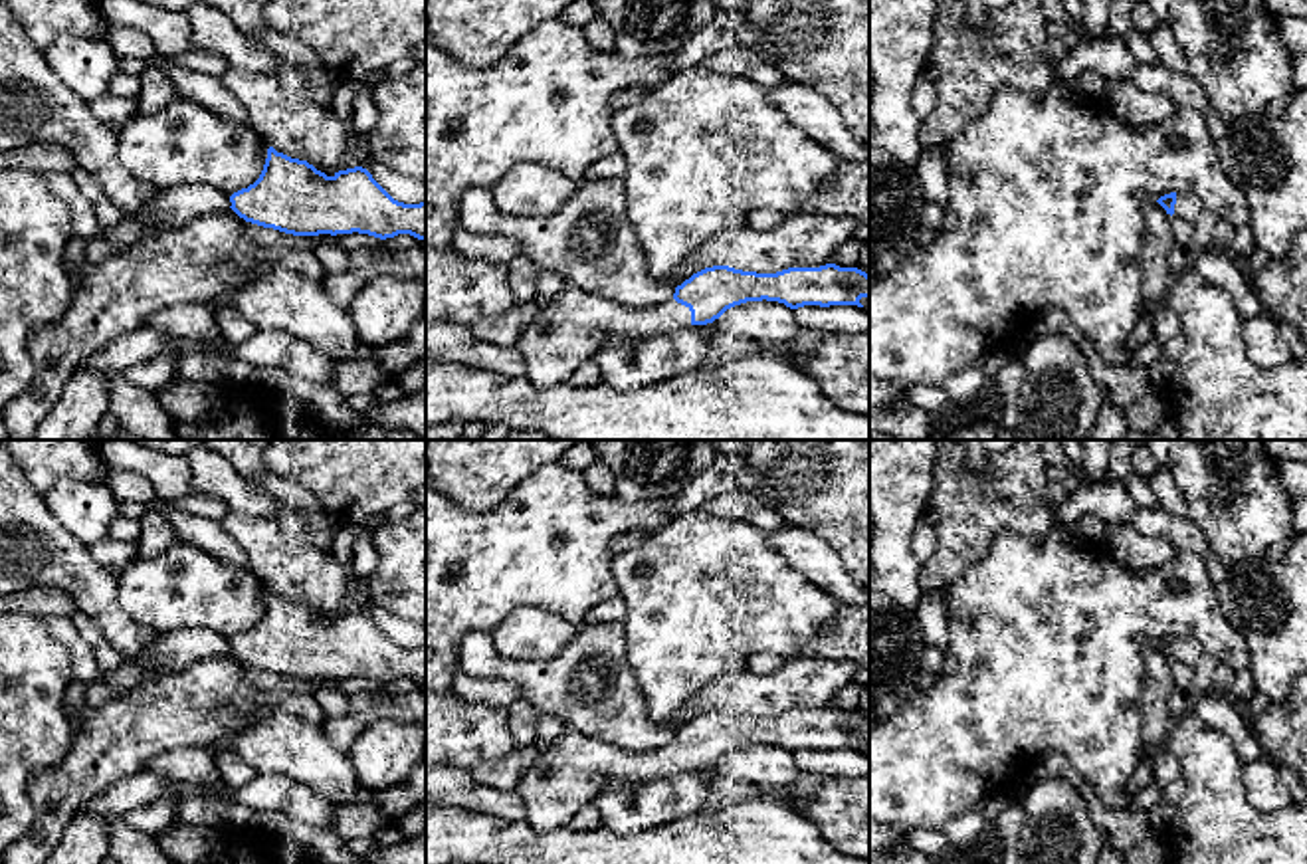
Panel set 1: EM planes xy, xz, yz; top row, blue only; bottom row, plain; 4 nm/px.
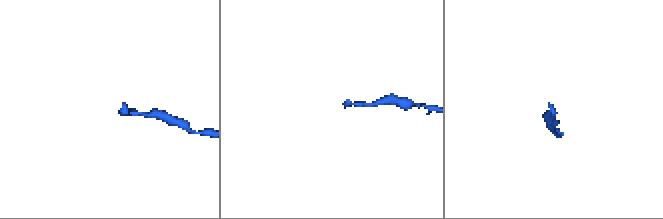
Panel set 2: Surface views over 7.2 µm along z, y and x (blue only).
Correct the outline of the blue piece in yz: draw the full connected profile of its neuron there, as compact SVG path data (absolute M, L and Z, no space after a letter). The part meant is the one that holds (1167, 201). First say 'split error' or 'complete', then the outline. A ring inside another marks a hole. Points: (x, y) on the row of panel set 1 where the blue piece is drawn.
split error; M1170 192L1160 196L1156 202L1166 210L1166 214L1180 216L1188 222L1194 222L1204 210L1200 198L1192 192Z

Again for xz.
split error; M826 264L788 268L776 273L713 266L675 287L671 299L652 307L628 307L598 293L564 287L521 333L517 349L525 377L537 388L566 382L612 337L652 337L681 327L707 325L727 309L747 301L778 301L790 309L804 305L857 305L869 297L869 275L857 268Z

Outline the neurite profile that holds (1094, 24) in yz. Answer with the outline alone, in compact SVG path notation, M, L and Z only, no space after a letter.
M1079 0L1083 8L1081 38L1103 40L1107 32L1107 14L1111 0Z

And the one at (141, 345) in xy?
M139 327L111 339L99 351L85 357L77 369L91 369L103 375L125 373L135 365L152 361L158 355L176 353L174 341L176 337L166 331Z

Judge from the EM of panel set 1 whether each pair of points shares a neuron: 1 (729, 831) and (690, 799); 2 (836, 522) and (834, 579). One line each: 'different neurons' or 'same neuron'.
1: different neurons
2: different neurons

